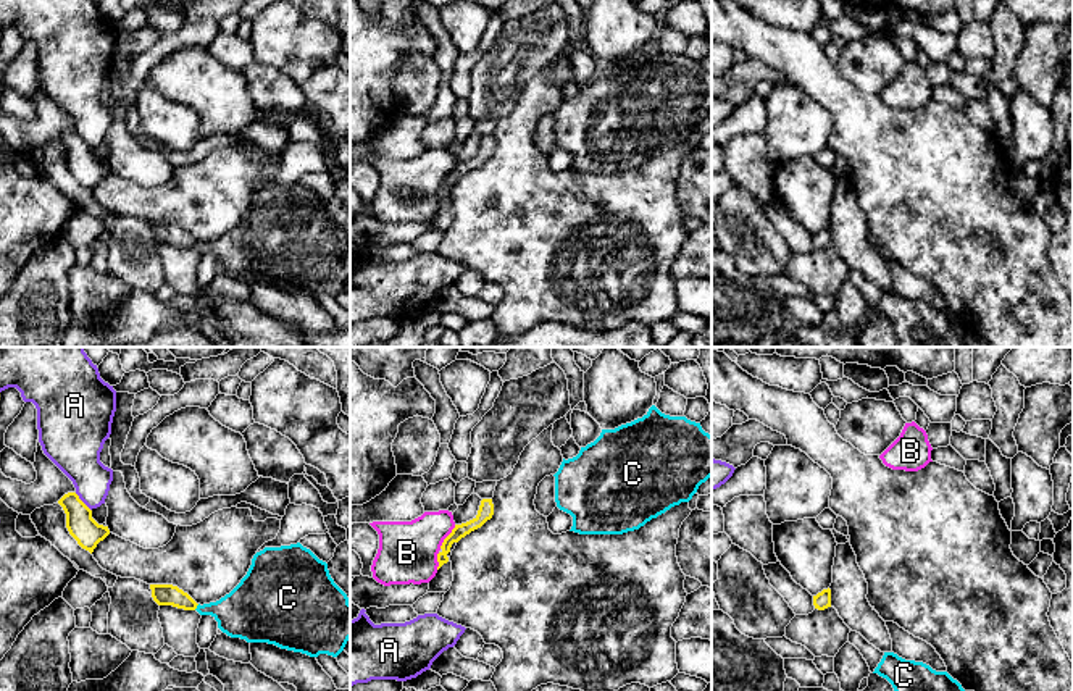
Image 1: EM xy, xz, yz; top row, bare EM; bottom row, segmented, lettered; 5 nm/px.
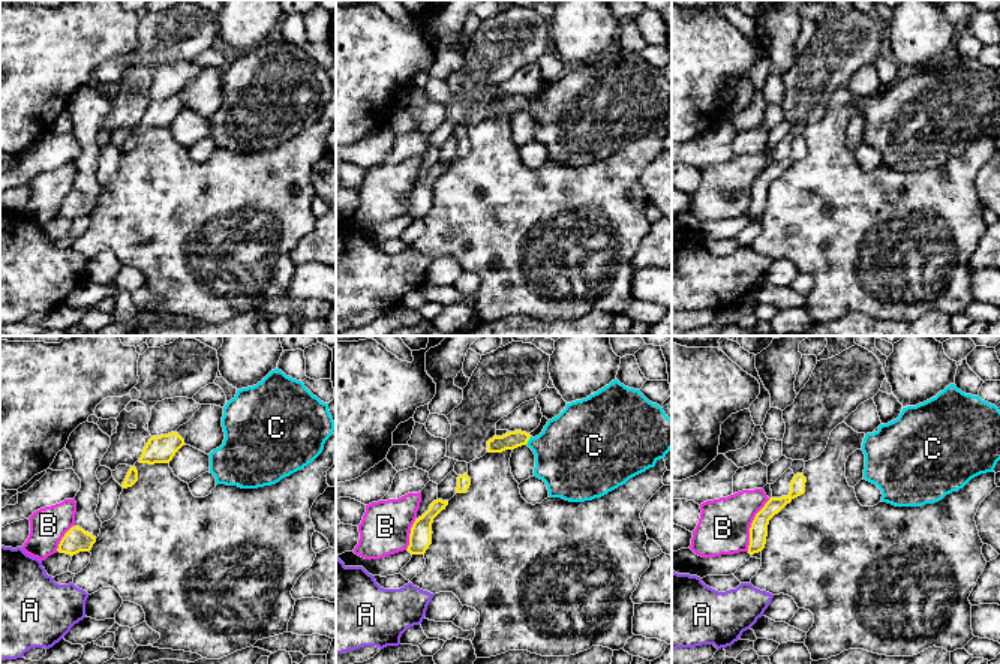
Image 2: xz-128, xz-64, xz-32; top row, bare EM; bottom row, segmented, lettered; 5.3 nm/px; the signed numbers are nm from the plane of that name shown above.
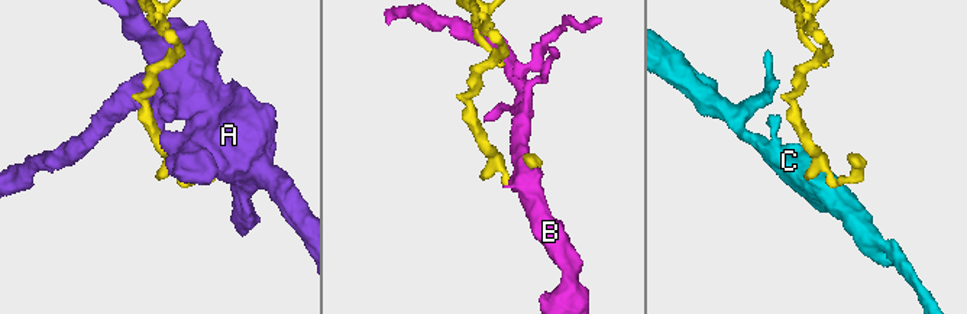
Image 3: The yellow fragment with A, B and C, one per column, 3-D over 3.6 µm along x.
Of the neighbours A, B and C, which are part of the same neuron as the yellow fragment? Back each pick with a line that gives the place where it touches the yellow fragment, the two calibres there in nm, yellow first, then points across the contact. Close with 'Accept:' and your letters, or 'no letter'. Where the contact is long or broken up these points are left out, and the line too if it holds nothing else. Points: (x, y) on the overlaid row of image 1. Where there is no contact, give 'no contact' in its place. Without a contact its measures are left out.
C: xy (196, 607) | 110/260 nm | across xy (163, 594), (171, 594), (196, 607), (246, 612)
Accept: C

